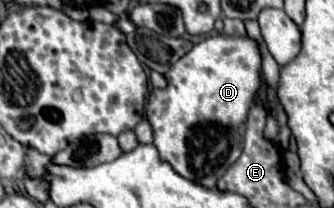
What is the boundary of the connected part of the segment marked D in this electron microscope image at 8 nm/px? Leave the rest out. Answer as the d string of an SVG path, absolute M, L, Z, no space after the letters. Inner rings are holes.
M249 35L207 37L195 43L189 53L173 63L165 73L165 79L165 89L151 89L145 111L153 129L153 145L157 147L161 159L171 163L179 175L203 187L215 187L217 179L239 159L243 151L247 113L255 103L255 95L261 87L261 49Z

